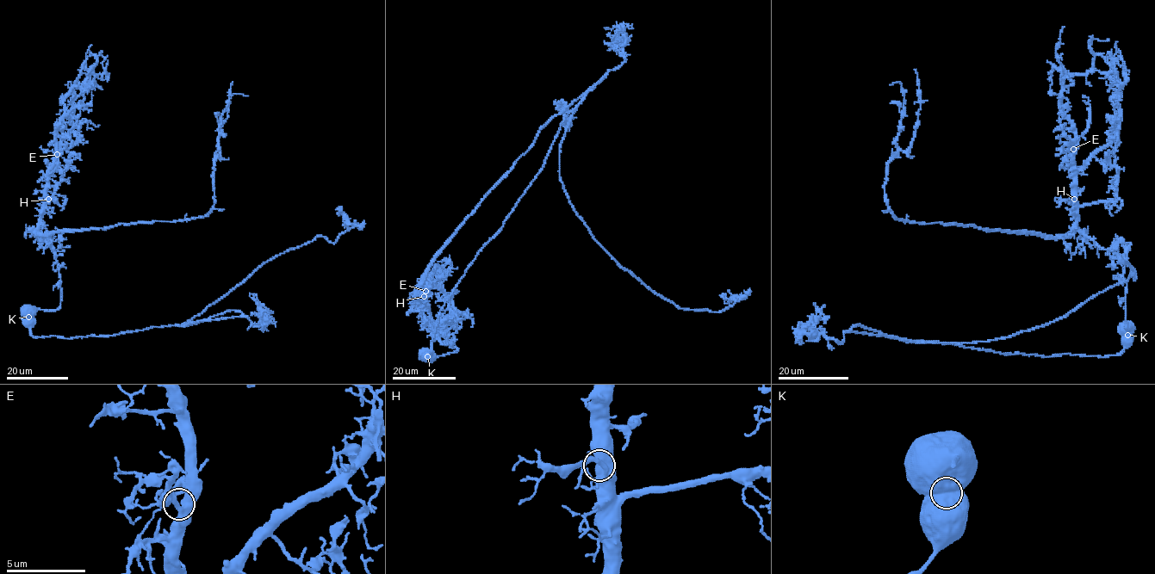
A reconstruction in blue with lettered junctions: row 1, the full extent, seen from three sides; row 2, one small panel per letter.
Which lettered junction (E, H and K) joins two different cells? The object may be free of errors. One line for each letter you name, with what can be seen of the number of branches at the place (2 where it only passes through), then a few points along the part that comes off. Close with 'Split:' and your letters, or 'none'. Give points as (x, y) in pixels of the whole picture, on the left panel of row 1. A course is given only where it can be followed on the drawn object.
K: 2 | (28, 317), (34, 337), (68, 338), (208, 319), (182, 324), (276, 256), (334, 242), (356, 225), (340, 206)
Split: K

